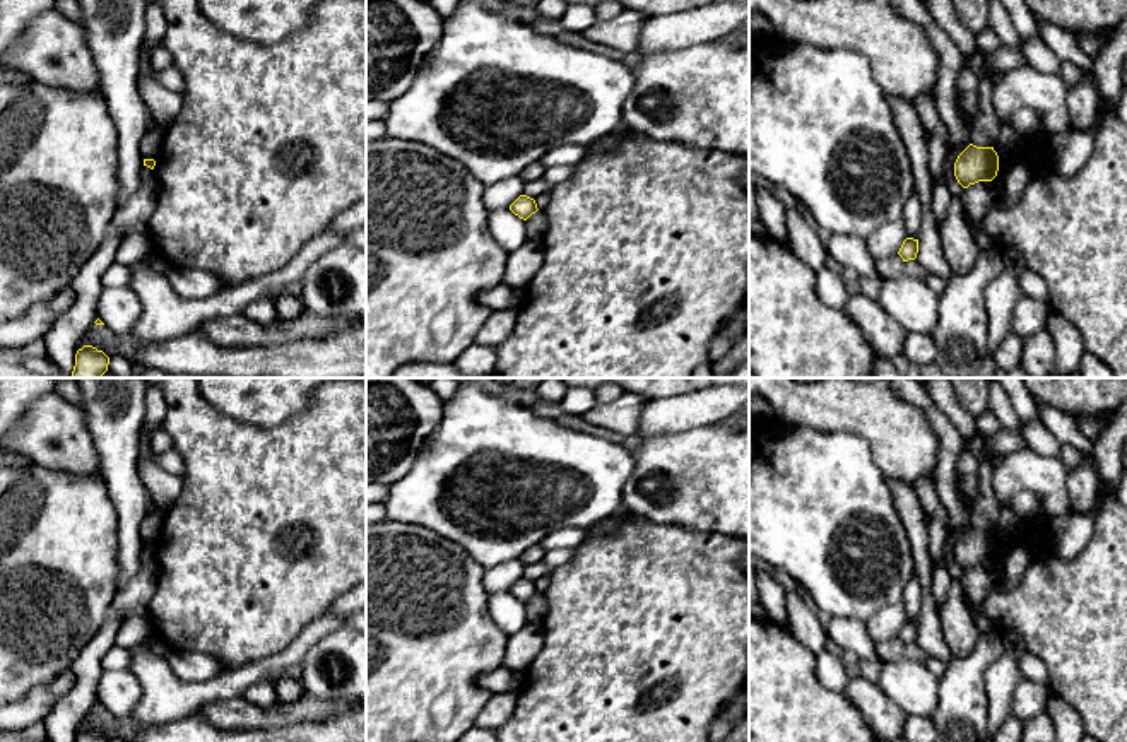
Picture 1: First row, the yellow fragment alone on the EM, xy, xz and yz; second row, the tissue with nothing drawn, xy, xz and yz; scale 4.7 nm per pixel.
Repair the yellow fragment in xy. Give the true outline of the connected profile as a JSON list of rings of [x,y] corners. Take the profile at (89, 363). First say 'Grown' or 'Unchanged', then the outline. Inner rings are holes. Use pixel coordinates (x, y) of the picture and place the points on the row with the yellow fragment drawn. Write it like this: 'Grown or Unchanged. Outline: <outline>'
Unchanged. Outline: [[[84,345],[75,354],[72,378],[101,378],[108,371],[109,357],[92,345]]]

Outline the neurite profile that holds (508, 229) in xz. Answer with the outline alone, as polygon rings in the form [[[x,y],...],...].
[[[510,207],[489,210],[487,229],[494,241],[508,253],[518,250],[528,239],[525,221],[515,215]]]

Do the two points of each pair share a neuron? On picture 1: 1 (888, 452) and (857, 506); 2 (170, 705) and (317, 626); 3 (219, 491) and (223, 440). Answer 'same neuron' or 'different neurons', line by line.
1: different neurons
2: same neuron
3: same neuron

